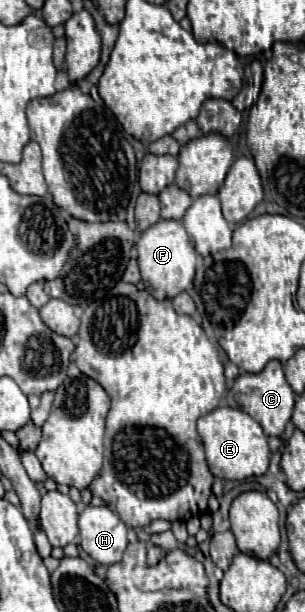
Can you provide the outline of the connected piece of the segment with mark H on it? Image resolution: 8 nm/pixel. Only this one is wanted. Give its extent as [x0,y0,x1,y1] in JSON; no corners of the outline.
[79,505,127,567]

